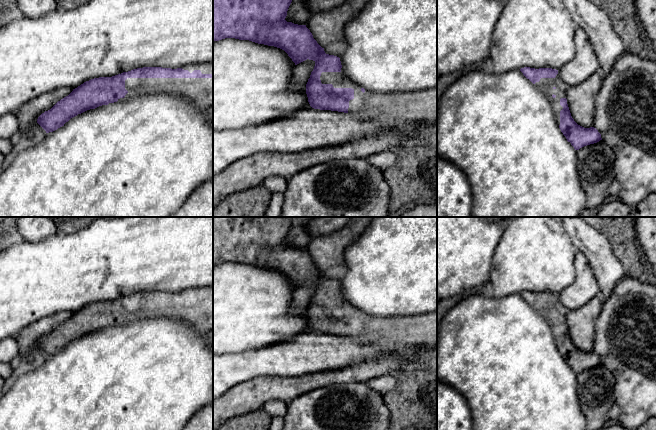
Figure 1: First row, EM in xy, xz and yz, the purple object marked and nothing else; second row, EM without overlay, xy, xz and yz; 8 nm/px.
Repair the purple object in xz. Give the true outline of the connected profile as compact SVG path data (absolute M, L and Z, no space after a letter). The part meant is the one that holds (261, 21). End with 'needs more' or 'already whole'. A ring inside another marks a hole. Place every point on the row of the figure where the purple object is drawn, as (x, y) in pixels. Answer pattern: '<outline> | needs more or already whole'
M213 0L213 42L225 38L249 40L258 44L274 46L284 50L295 65L309 59L315 62L313 71L306 84L306 94L310 106L314 109L348 113L359 120L372 120L379 115L387 115L402 120L437 120L437 87L414 92L375 93L361 88L341 71L340 58L326 54L306 25L298 25L285 20L292 0Z | needs more

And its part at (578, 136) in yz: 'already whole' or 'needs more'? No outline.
needs more

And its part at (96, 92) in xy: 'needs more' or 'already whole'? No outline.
needs more

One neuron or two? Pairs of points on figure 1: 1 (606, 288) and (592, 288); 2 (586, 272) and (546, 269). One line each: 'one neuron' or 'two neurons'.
1: two neurons
2: two neurons

